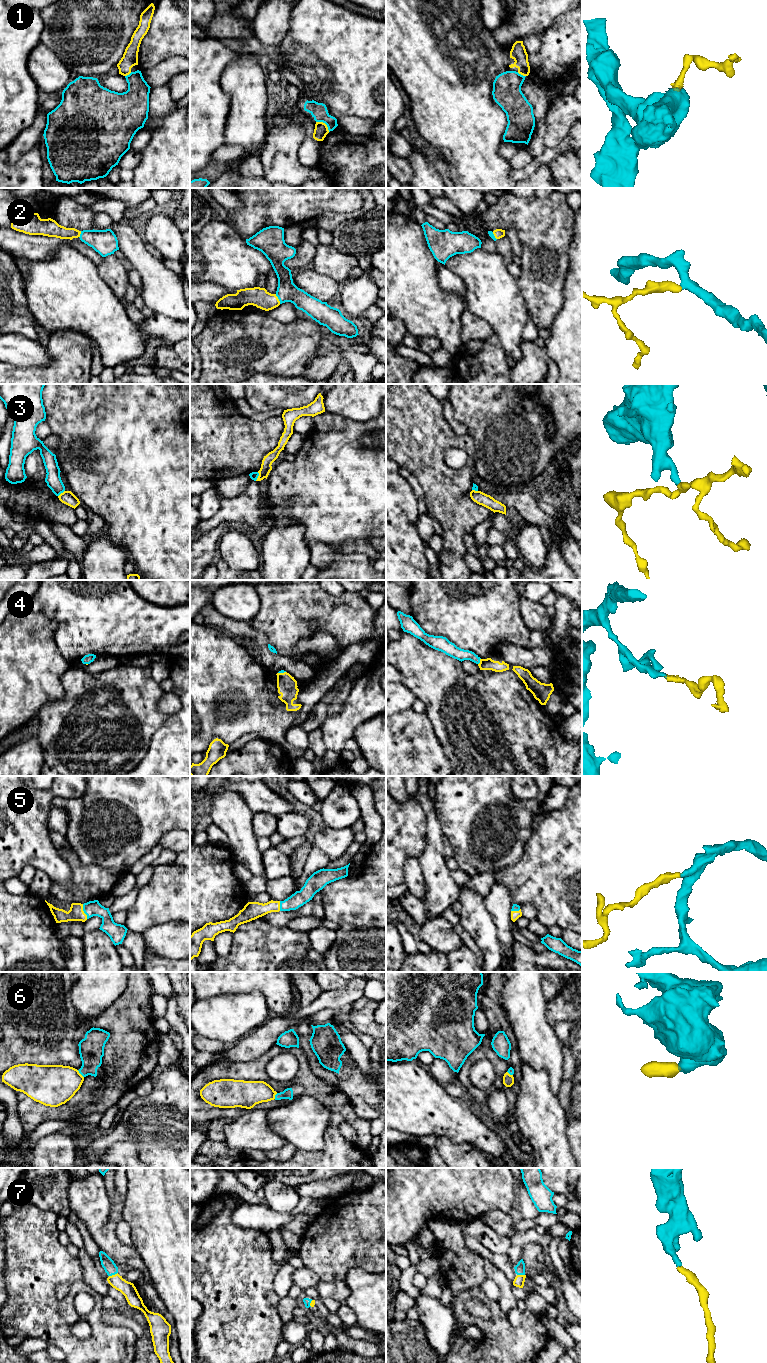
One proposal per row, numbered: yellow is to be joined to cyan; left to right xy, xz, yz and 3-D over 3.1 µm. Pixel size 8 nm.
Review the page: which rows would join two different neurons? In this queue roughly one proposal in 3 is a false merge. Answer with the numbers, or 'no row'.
1, 3

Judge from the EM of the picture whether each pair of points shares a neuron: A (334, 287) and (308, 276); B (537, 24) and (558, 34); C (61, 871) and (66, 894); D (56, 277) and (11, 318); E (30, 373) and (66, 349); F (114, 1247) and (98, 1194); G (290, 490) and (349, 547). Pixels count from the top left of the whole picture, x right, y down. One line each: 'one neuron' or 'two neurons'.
A: one neuron
B: two neurons
C: two neurons
D: two neurons
E: one neuron
F: one neuron
G: two neurons

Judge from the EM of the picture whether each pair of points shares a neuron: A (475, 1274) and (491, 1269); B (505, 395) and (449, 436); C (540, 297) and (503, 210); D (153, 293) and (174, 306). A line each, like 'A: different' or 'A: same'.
A: different
B: different
C: same
D: same

